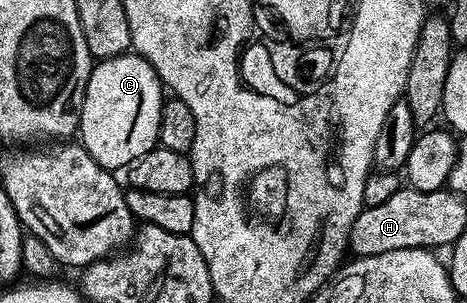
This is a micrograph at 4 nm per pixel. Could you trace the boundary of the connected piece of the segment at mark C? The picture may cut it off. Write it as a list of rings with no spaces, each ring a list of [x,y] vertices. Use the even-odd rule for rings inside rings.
[[[129,51],[124,56],[98,61],[85,86],[78,139],[101,167],[126,169],[159,144],[164,99],[165,85],[143,56]]]

